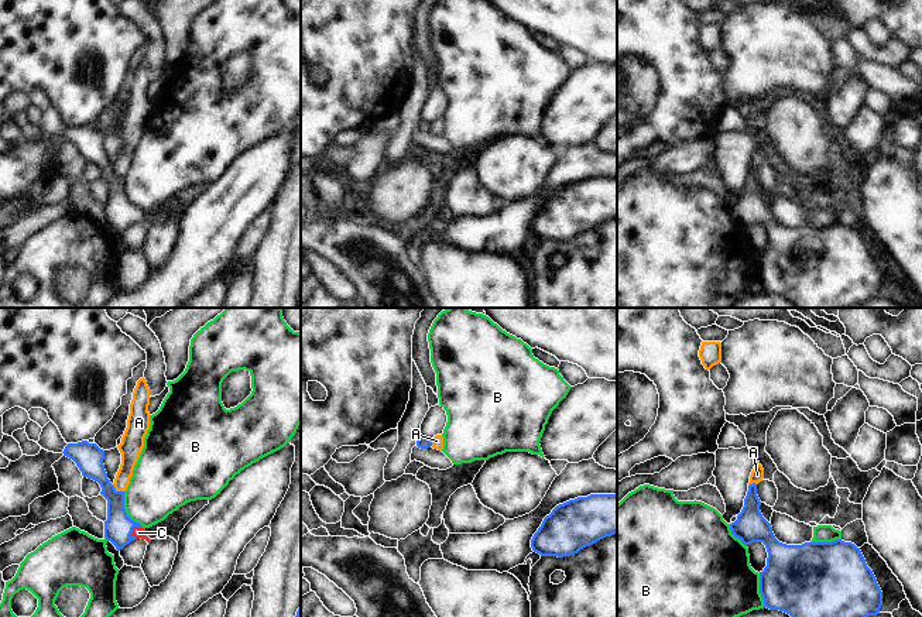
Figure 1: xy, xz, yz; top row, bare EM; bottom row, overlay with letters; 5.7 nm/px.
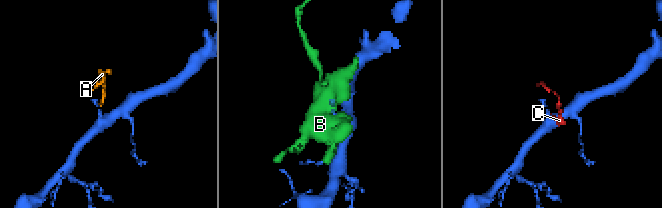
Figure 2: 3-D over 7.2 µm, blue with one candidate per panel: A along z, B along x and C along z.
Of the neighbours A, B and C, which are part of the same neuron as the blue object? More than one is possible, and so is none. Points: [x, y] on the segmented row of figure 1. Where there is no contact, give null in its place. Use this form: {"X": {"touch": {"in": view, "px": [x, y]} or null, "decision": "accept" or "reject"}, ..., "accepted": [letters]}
{"A": {"touch": {"in": "xy", "px": [117, 492]}, "decision": "reject"}, "B": {"touch": {"in": "xy", "px": [124, 511]}, "decision": "reject"}, "C": {"touch": {"in": "xy", "px": [133, 527]}, "decision": "accept"}, "accepted": ["C"]}

